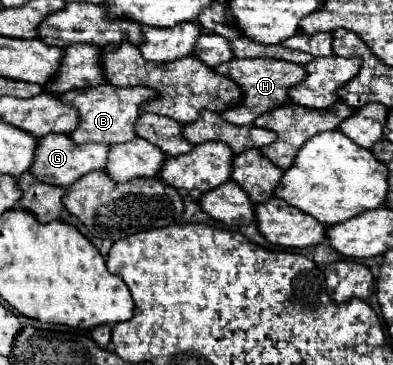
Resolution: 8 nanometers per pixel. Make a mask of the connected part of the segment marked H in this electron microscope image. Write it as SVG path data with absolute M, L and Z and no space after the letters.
M232 59L228 63L222 63L218 67L214 67L218 73L228 75L230 79L234 79L236 83L240 83L240 87L244 89L244 101L242 105L228 109L222 113L224 119L228 119L234 125L252 125L256 117L260 117L266 111L272 111L284 103L290 103L288 97L288 89L292 85L298 85L300 81L306 79L306 71L304 67L296 65L296 63L288 63L288 61L280 61L280 59Z

